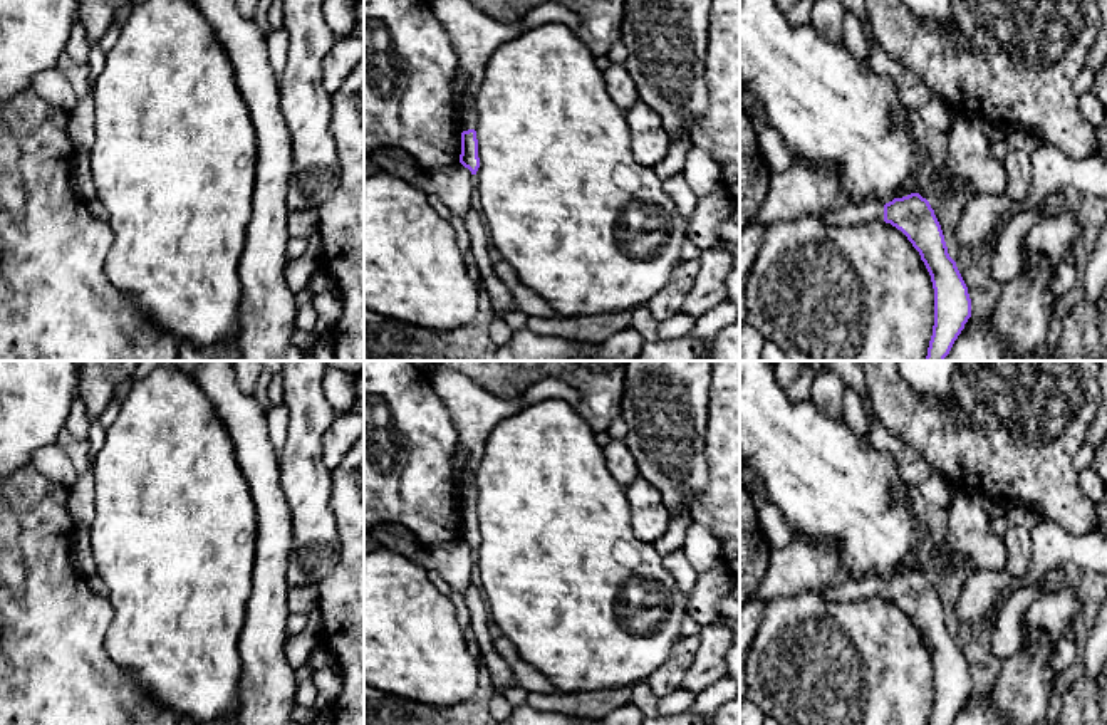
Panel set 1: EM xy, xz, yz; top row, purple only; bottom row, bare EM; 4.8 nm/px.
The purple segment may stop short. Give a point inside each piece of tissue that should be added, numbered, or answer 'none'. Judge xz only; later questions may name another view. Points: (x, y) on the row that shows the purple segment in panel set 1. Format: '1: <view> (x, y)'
1: xz (470, 121)

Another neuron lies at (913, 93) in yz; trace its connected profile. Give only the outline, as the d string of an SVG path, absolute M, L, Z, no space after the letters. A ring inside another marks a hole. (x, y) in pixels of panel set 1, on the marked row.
M860 18L864 37L869 44L867 59L871 67L882 77L891 79L896 87L901 102L907 109L917 111L922 104L931 101L934 96L928 86L899 60L894 60L887 52L874 44L874 34L869 18Z

